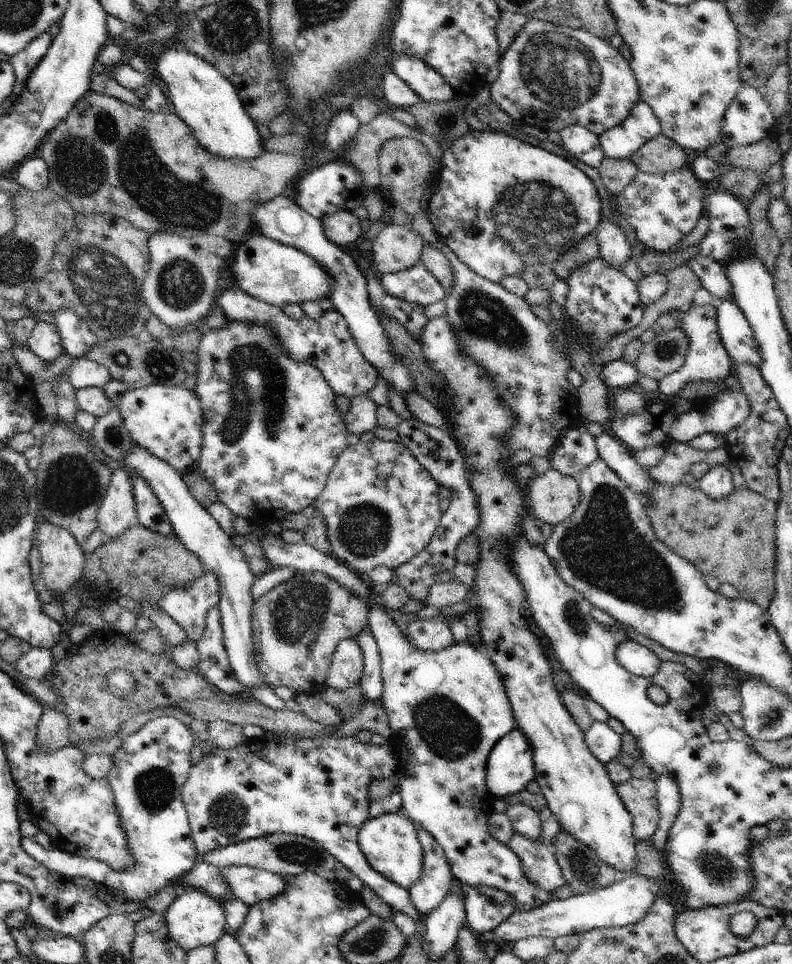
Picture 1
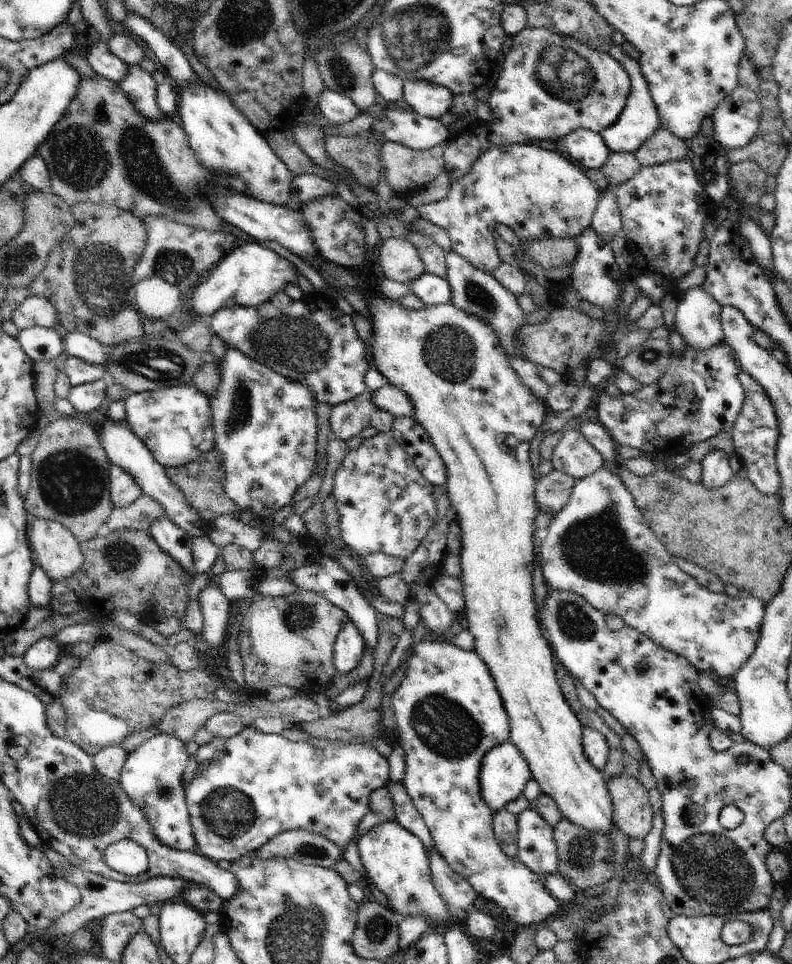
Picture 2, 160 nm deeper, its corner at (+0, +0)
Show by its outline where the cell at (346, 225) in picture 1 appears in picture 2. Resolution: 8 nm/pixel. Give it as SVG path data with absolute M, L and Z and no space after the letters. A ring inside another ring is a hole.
M324 196L302 204L299 212L321 257L362 276L362 284L366 284L366 292L362 292L362 296L368 299L372 314L374 344L370 364L382 373L386 383L410 396L414 420L428 432L438 456L446 464L448 482L445 488L462 530L461 580L464 584L468 628L474 636L475 652L488 666L492 679L496 680L498 693L510 720L509 740L528 762L532 779L540 785L542 793L548 794L556 802L566 820L580 828L602 832L610 838L610 831L616 826L614 804L610 800L604 776L584 754L583 727L561 692L556 675L556 658L551 644L540 632L532 596L532 562L536 560L532 536L534 519L539 510L534 496L537 479L534 478L529 450L530 442L545 422L542 400L538 400L510 368L506 350L496 338L494 328L484 320L466 314L451 303L430 305L416 311L383 295L380 284L374 284L374 278L379 282L380 274L375 257L370 256L370 248L364 244L366 220L362 220L359 209L352 208L339 196Z

